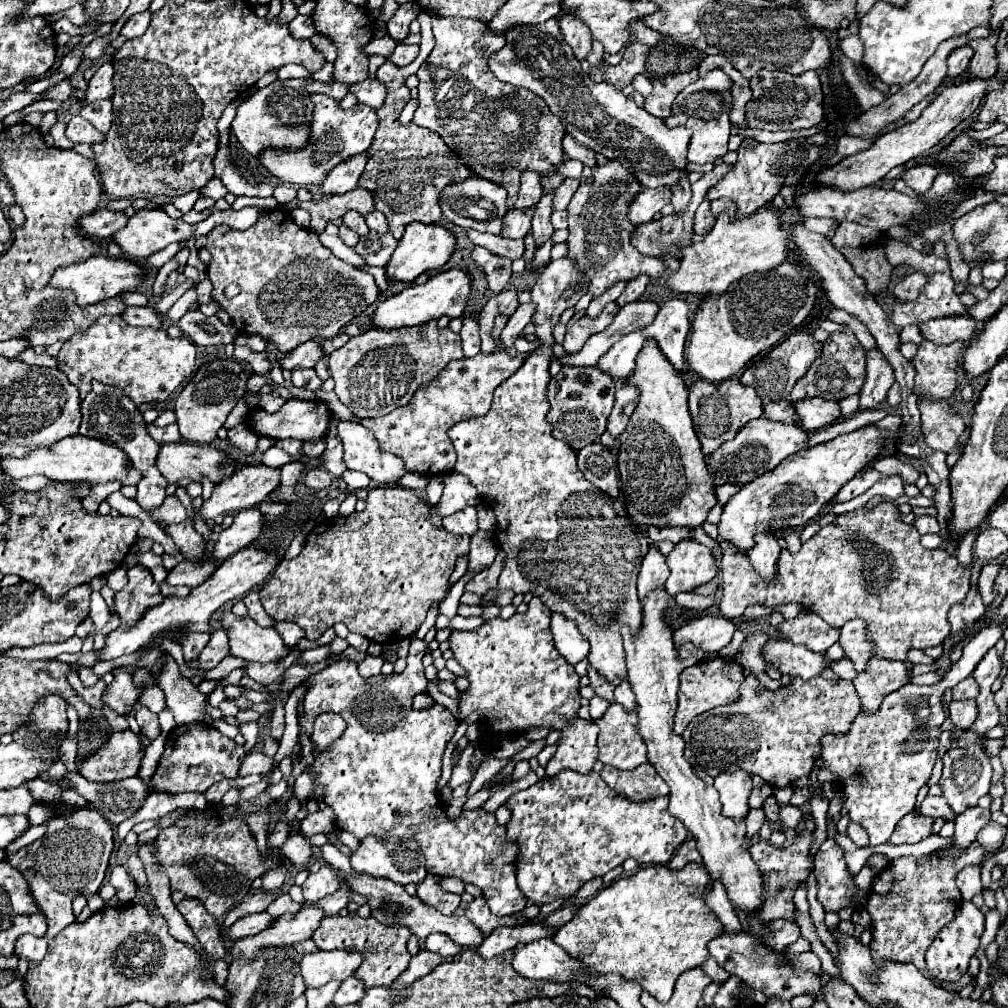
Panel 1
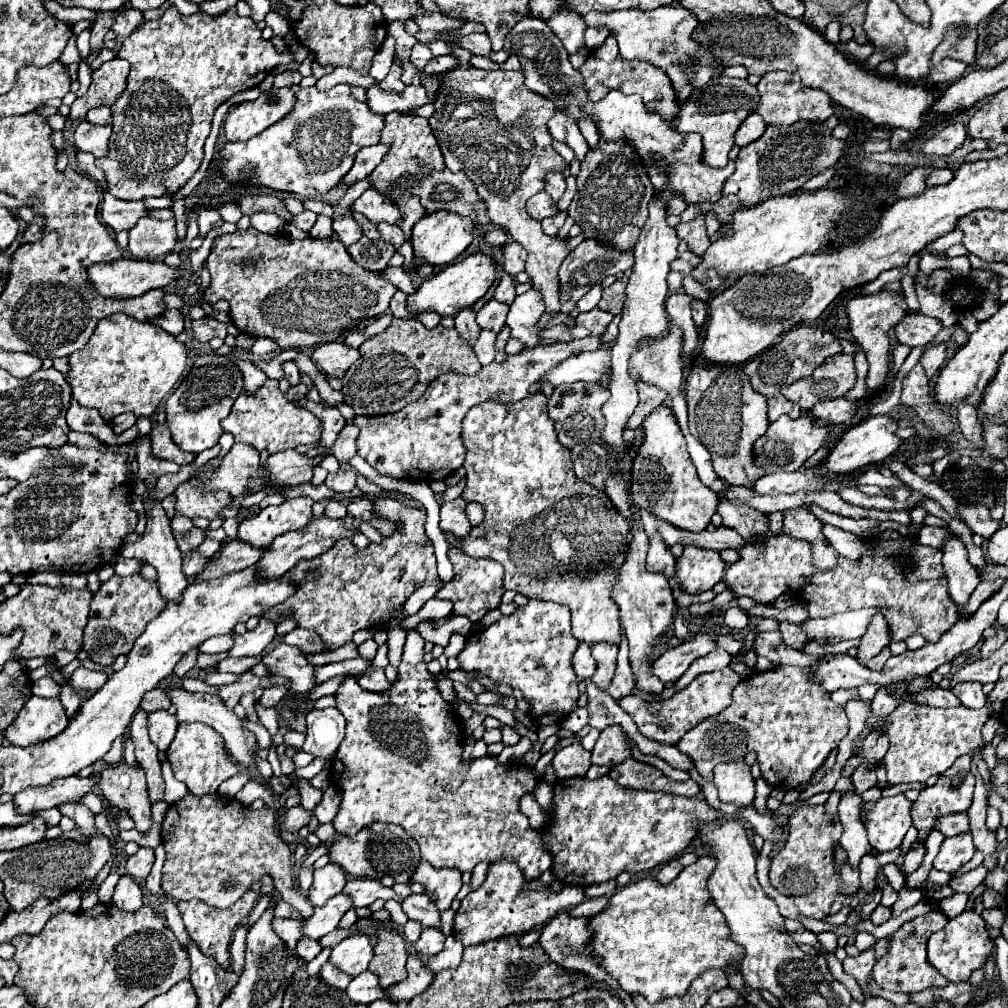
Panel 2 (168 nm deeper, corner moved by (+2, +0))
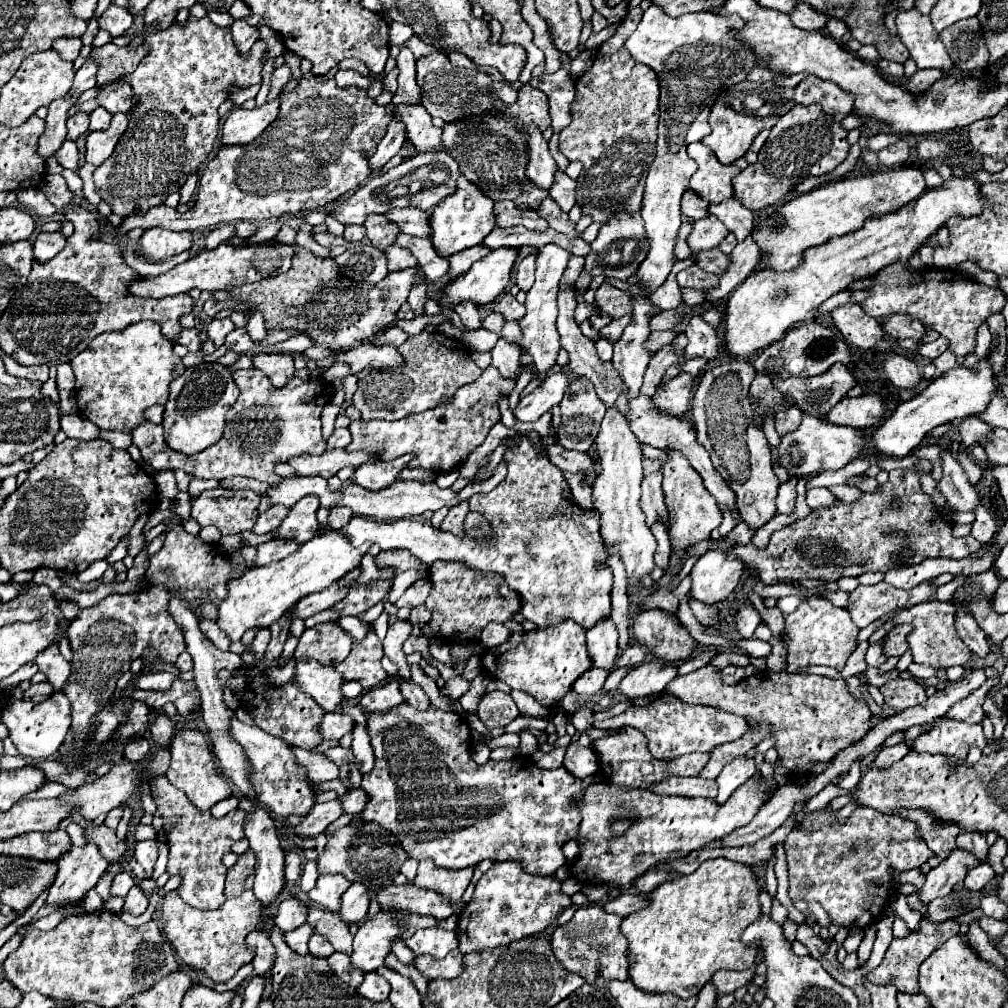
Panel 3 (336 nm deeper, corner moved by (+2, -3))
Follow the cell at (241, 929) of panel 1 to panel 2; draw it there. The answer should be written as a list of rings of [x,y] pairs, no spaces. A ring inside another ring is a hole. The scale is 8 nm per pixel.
[[[272,919],[272,929],[276,931],[276,935],[290,947],[296,947],[296,941],[302,937],[300,933],[300,921],[296,919]]]

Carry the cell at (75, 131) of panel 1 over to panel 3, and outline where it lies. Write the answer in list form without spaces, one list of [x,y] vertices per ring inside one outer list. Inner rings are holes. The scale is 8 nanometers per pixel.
[[[114,114],[108,130],[90,132],[86,136],[86,162],[94,164],[94,166],[100,166],[112,154],[116,142],[124,134],[128,122],[130,122],[128,114]]]

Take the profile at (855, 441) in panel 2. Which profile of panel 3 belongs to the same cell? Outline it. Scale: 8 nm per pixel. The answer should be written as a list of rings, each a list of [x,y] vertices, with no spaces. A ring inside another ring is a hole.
[[[988,358],[980,360],[978,370],[968,370],[964,366],[954,368],[950,372],[942,374],[940,378],[932,380],[928,384],[928,388],[924,388],[920,394],[916,394],[908,402],[902,402],[896,408],[896,412],[890,418],[886,418],[882,422],[882,426],[874,432],[872,446],[876,446],[876,450],[880,454],[904,458],[936,426],[948,424],[956,418],[966,418],[966,416],[972,416],[972,414],[980,414],[988,406],[988,400],[992,400],[994,394],[996,394],[994,372],[992,372],[992,366],[990,366]]]

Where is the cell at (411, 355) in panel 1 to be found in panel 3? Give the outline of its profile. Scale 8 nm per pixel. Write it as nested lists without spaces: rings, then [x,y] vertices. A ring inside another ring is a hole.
[[[424,330],[418,336],[410,336],[400,346],[400,354],[408,360],[404,368],[388,368],[388,372],[374,370],[358,382],[352,404],[362,412],[362,420],[400,420],[408,414],[436,408],[448,402],[458,388],[478,380],[482,374],[458,342],[440,332],[430,334]]]

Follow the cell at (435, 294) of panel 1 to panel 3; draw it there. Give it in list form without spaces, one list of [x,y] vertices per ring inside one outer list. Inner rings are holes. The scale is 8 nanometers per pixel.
[[[498,248],[490,252],[486,258],[478,260],[468,274],[456,278],[444,288],[442,306],[452,308],[464,300],[472,300],[476,304],[494,302],[508,286],[516,258],[516,248]]]

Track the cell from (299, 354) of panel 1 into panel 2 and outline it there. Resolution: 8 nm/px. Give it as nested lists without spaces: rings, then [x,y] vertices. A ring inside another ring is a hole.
[[[340,341],[322,343],[312,349],[312,361],[318,365],[318,369],[334,377],[342,377],[358,357],[360,357],[358,349],[350,349]]]

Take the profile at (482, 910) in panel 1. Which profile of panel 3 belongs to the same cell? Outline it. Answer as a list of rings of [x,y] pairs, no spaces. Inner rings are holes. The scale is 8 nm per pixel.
[[[520,860],[494,862],[494,866],[476,884],[472,902],[460,914],[456,928],[460,950],[480,952],[484,948],[498,948],[514,940],[536,936],[556,922],[558,914],[572,906],[570,896],[560,890],[562,882],[554,876],[530,876],[524,872]]]

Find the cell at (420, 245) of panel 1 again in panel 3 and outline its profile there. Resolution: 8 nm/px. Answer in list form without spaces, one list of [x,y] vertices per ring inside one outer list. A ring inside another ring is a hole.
[[[460,176],[456,182],[456,192],[438,204],[432,212],[432,218],[430,218],[430,226],[432,226],[430,240],[432,240],[434,248],[440,252],[440,256],[448,258],[460,250],[480,244],[494,230],[496,220],[492,220],[492,208],[494,208],[494,202],[480,188],[476,188],[476,184],[472,184],[468,178]],[[468,198],[472,198],[470,210],[466,208]]]

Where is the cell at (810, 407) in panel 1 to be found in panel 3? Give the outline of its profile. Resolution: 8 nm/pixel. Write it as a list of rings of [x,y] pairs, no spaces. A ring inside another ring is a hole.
[[[862,394],[858,398],[842,398],[828,414],[826,420],[840,426],[870,428],[884,418],[884,406],[880,396]]]

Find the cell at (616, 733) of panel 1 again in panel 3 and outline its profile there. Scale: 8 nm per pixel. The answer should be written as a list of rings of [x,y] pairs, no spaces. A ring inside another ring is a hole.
[[[666,694],[652,702],[650,706],[630,706],[622,714],[604,722],[602,728],[614,730],[618,726],[634,726],[648,738],[650,752],[660,760],[672,760],[692,752],[710,752],[720,744],[742,738],[748,732],[748,722],[742,716],[712,708],[712,706],[694,706],[678,700],[672,694]]]

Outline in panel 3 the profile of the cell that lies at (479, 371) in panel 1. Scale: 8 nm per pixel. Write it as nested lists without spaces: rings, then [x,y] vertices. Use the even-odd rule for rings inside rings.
[[[492,366],[482,372],[480,380],[460,388],[460,392],[456,392],[456,396],[448,404],[442,404],[440,408],[426,410],[422,414],[412,414],[394,422],[386,422],[386,420],[352,422],[350,424],[352,442],[348,444],[346,452],[368,450],[380,456],[380,460],[396,460],[404,454],[414,454],[416,458],[412,460],[412,464],[408,464],[408,468],[422,466],[434,470],[436,474],[450,472],[462,466],[470,456],[470,452],[484,442],[490,428],[500,420],[498,404],[496,404],[498,396],[510,394],[512,388],[514,388],[514,380],[504,380],[502,376],[498,376],[496,368]]]

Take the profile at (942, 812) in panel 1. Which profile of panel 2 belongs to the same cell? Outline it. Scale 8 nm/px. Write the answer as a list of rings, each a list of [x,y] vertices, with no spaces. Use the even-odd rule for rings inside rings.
[[[950,813],[950,815],[936,817],[936,829],[942,831],[946,837],[970,831],[970,827],[968,827],[968,815],[966,813]]]

